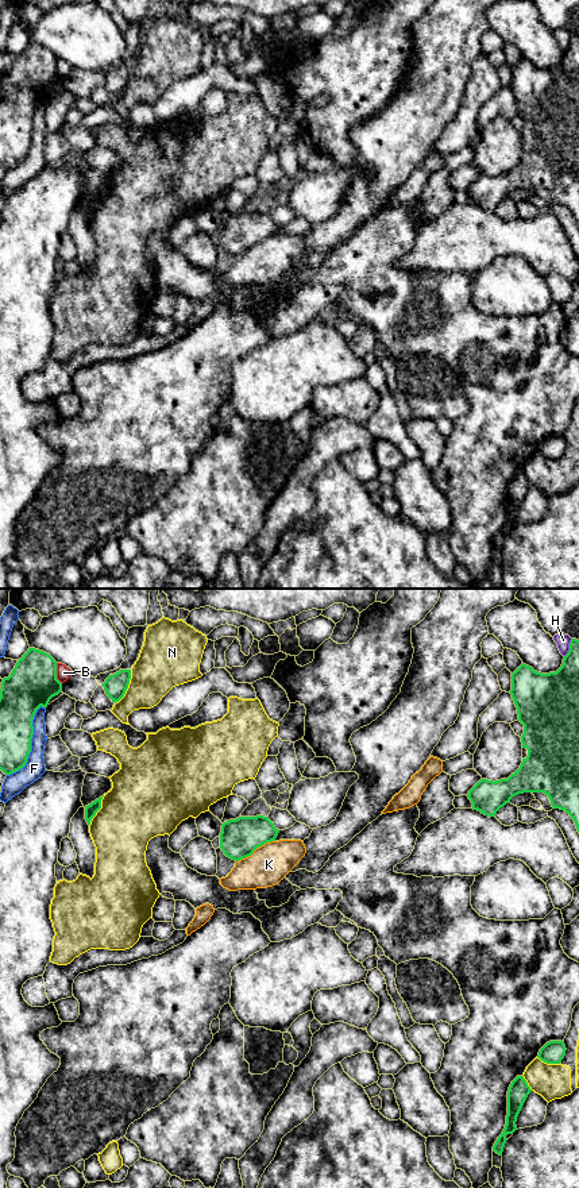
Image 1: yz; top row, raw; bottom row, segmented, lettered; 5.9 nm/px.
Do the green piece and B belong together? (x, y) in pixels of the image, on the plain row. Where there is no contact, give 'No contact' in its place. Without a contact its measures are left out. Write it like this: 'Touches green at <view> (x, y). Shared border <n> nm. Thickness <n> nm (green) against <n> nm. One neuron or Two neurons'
Touches green at yz (56, 69). Shared border 130 nm. Thickness 280 nm (green) against 90 nm. Two neurons

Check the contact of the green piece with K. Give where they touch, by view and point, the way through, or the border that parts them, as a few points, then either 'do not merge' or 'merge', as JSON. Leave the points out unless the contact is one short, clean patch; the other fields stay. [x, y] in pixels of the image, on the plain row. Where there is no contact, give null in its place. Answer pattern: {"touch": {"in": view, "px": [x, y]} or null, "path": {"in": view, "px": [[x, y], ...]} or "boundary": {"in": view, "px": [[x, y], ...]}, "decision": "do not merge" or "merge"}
{"touch": {"in": "yz", "px": [255, 243]}, "decision": "do not merge"}

